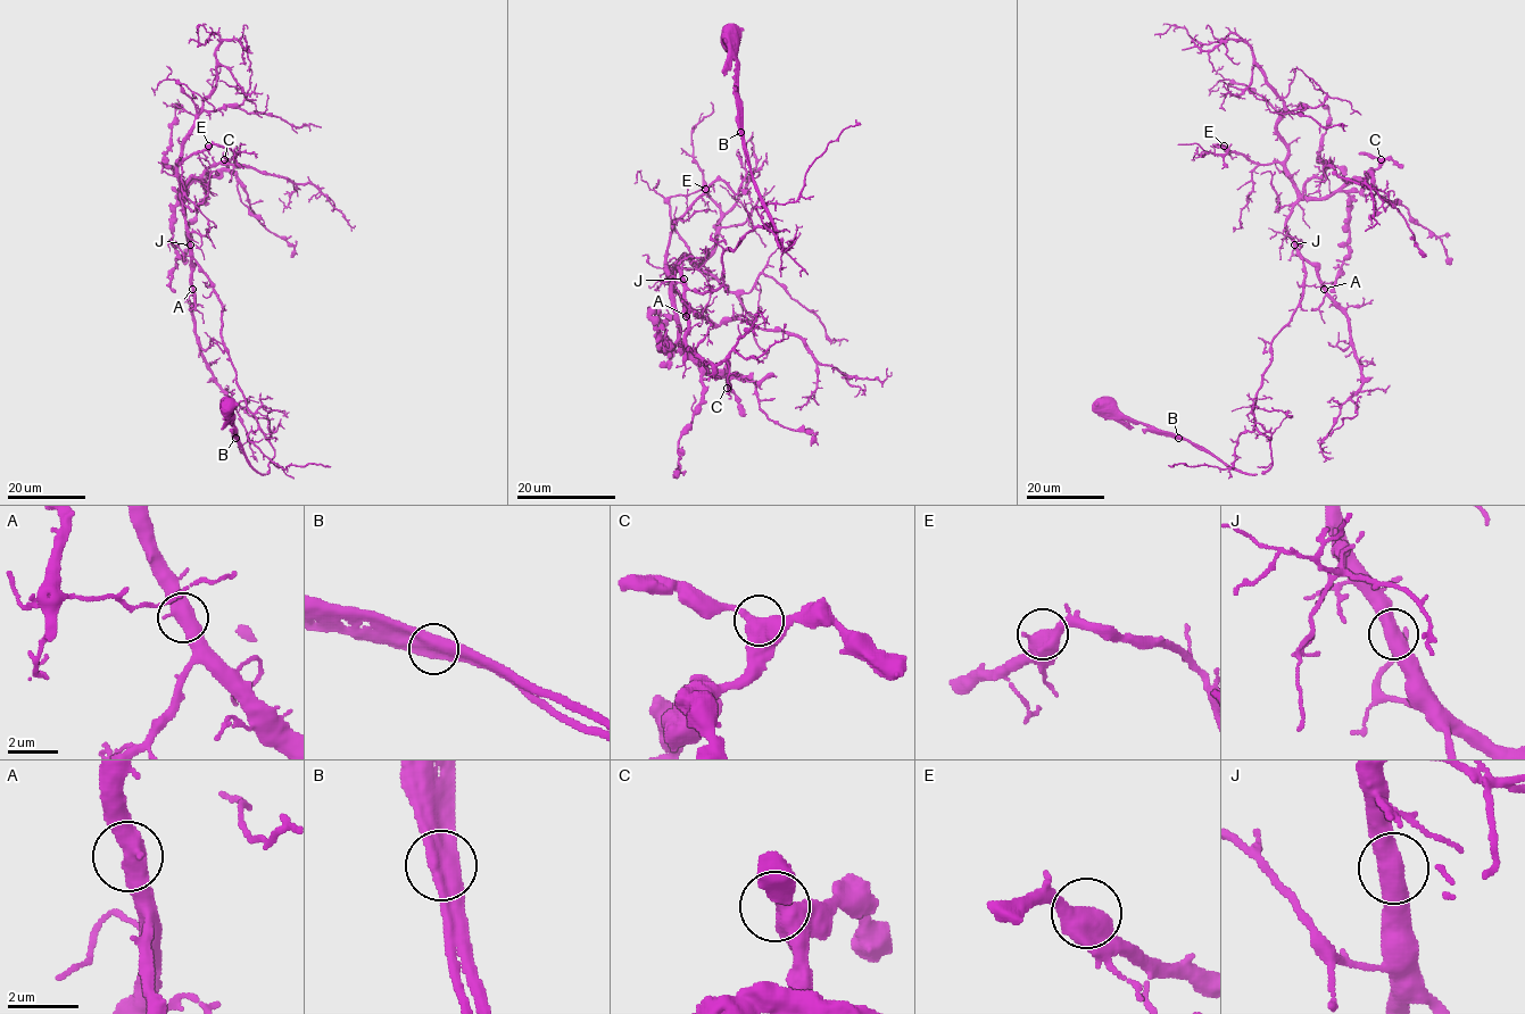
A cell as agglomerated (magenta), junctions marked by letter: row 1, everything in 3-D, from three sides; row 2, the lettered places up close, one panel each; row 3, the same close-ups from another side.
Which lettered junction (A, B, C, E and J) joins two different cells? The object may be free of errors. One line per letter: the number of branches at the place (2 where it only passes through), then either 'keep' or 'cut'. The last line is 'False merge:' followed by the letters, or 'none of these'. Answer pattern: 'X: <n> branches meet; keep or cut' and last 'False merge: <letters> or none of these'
A: 2 branches meet; keep
B: 2 branches meet; cut
C: 2 branches meet; keep
E: 2 branches meet; keep
J: 2 branches meet; keep
False merge: B

